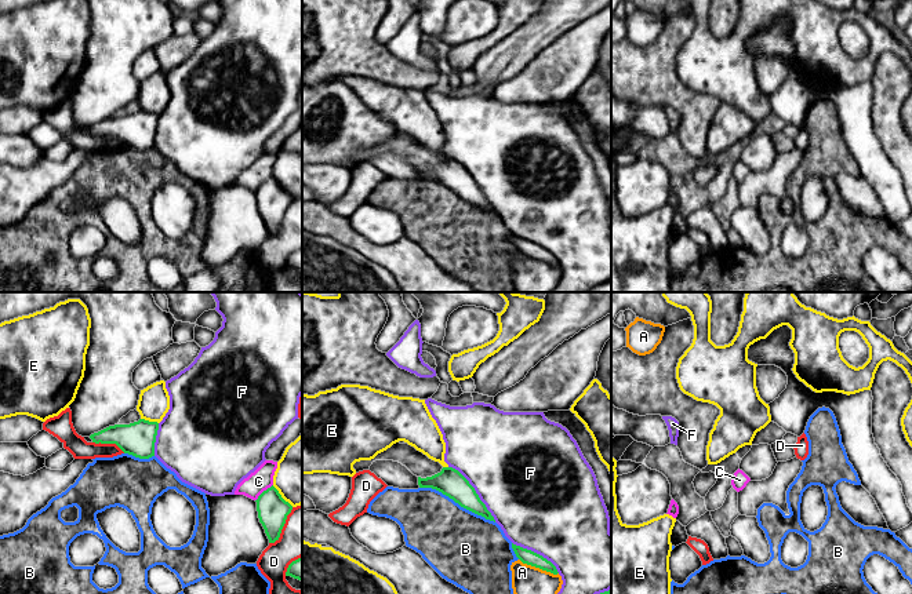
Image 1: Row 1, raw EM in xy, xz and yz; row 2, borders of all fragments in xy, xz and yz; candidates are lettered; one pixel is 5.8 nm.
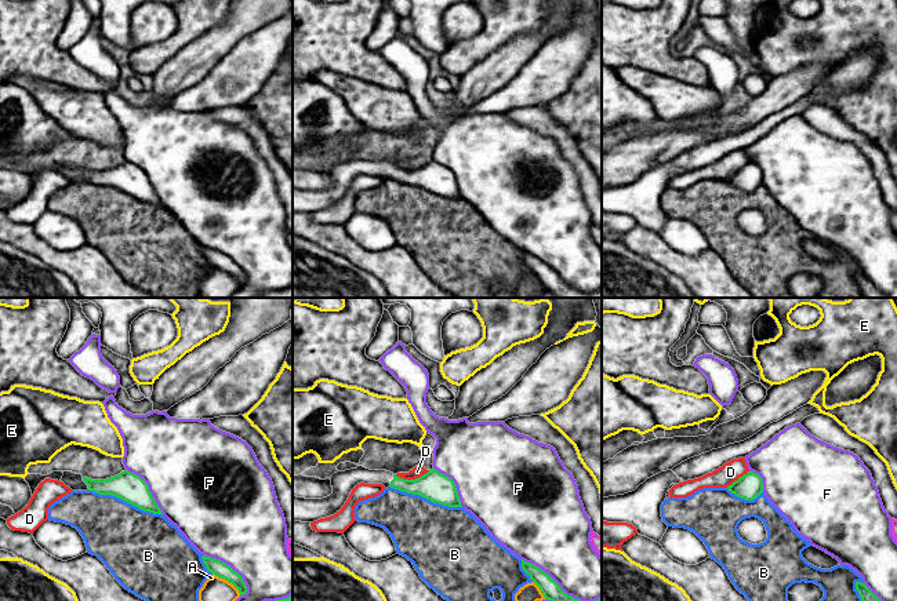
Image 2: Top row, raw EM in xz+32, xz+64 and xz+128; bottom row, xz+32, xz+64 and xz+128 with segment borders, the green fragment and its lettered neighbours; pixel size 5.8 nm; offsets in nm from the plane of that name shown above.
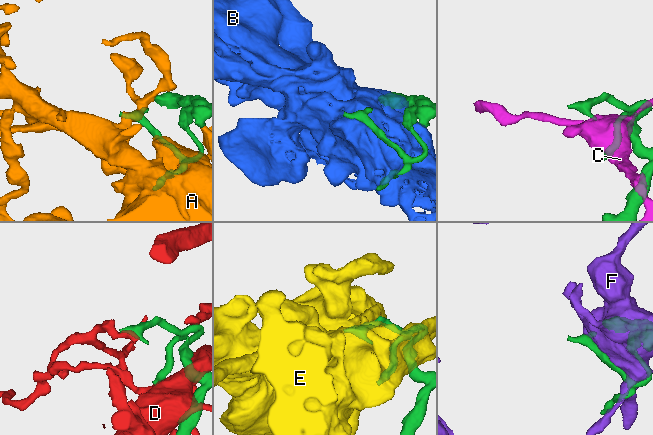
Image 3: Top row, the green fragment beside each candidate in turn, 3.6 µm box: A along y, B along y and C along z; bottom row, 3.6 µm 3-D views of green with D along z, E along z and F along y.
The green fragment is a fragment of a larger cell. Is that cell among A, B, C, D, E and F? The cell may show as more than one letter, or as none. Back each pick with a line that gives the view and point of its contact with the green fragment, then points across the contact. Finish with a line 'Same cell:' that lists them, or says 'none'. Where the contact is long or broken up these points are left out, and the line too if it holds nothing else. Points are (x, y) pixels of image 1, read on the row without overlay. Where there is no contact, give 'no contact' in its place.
Same cell: none

